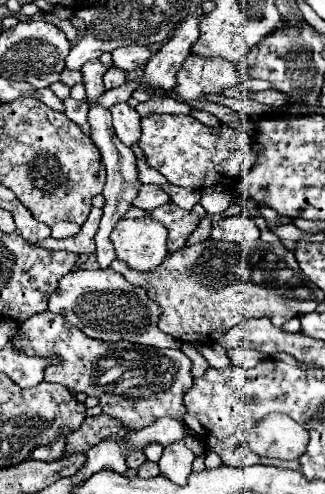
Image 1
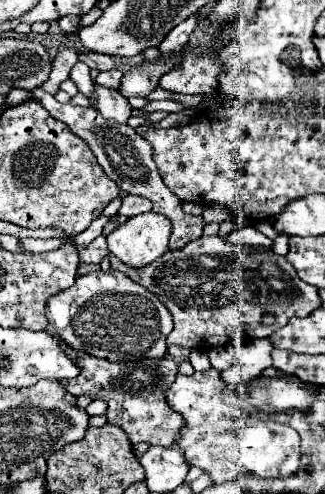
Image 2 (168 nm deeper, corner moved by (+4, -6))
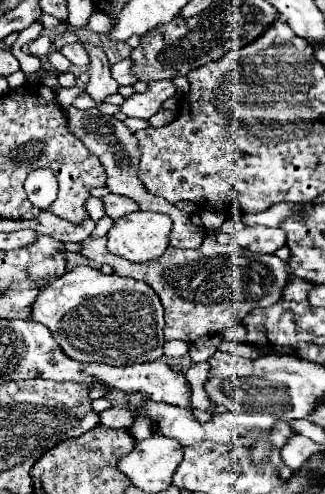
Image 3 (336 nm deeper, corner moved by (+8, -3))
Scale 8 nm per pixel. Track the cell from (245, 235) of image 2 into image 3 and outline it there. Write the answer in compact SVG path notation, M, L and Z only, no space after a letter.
M246 227L232 239L254 253L274 253L286 245L286 235L280 227Z

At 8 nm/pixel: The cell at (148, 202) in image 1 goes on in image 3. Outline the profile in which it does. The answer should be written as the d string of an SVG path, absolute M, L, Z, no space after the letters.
M114 193L102 197L102 203L104 203L104 211L110 219L120 219L132 211L138 211L138 207L132 199L122 197L122 195L114 195Z

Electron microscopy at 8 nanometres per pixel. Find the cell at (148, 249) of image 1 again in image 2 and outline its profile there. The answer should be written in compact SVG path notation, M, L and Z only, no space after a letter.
M146 212L120 224L108 234L108 250L132 268L144 268L168 250L170 220Z

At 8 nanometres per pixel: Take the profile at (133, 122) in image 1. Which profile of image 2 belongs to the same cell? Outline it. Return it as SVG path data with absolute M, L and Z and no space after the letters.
M96 84L96 108L106 120L126 124L130 118L130 104L118 90L108 90Z

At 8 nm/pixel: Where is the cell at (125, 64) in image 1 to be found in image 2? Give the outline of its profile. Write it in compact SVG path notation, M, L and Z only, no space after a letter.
M80 54L78 60L84 62L84 64L88 64L90 68L98 68L100 72L102 72L102 70L112 70L112 68L116 68L114 58L112 58L112 56L104 56L104 54Z

